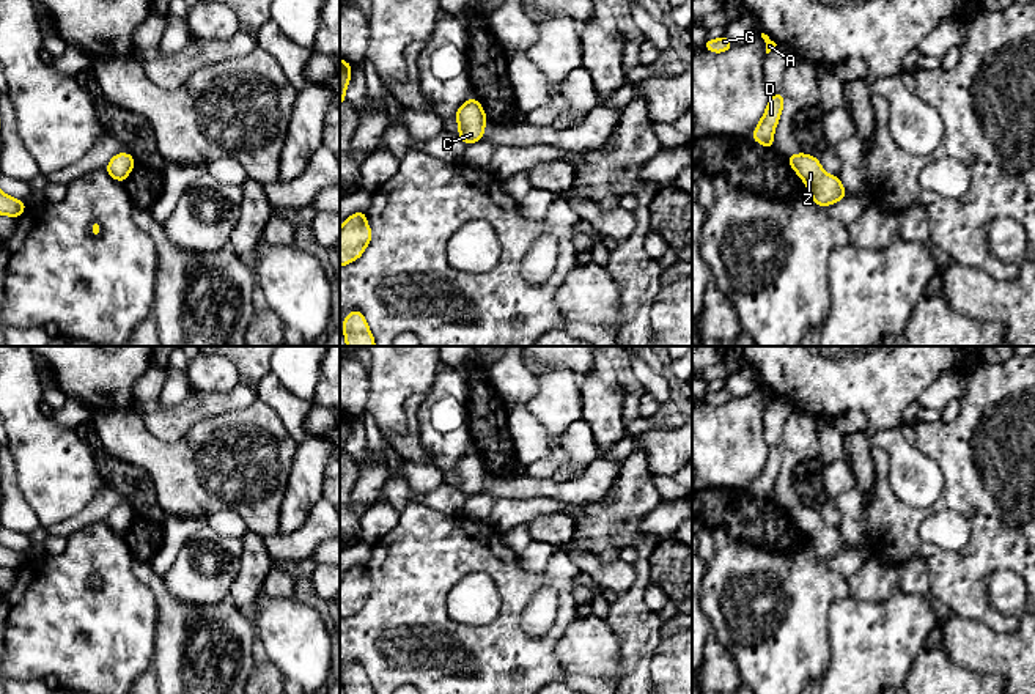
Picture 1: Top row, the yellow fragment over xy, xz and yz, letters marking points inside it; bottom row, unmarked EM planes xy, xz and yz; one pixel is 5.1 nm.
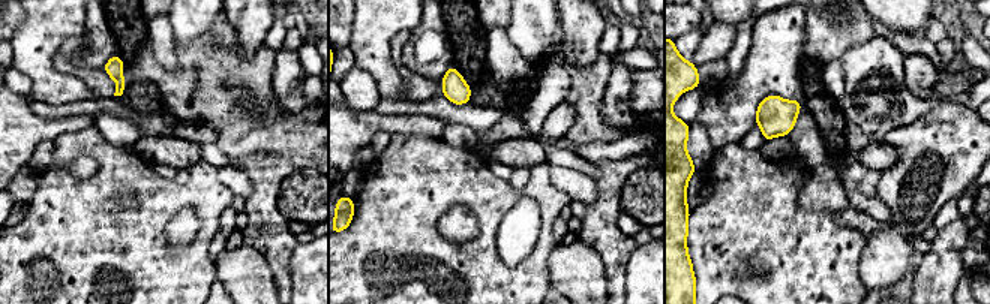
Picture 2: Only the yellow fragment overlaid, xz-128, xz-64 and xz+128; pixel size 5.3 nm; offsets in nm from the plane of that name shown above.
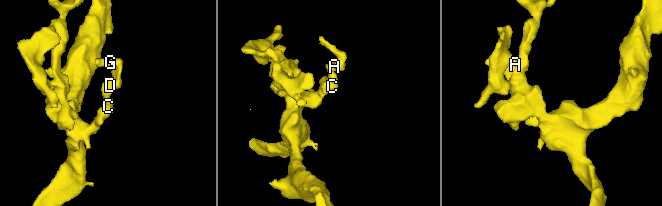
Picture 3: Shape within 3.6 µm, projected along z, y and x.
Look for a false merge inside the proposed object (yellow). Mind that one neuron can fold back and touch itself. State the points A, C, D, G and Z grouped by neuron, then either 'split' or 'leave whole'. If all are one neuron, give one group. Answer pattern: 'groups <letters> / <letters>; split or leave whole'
groups A C D G Z; leave whole

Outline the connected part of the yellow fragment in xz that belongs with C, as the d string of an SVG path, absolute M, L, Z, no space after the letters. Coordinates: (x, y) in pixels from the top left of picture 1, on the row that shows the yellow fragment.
M473 96L456 110L455 118L459 124L458 137L466 145L483 140L488 118L481 104Z

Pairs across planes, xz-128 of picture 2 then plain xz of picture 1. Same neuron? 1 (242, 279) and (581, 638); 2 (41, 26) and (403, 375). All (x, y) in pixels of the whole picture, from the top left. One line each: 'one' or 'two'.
1: one
2: one

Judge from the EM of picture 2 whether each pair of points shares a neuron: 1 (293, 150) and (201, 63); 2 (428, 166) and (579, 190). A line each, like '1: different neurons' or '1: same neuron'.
1: same neuron
2: different neurons

